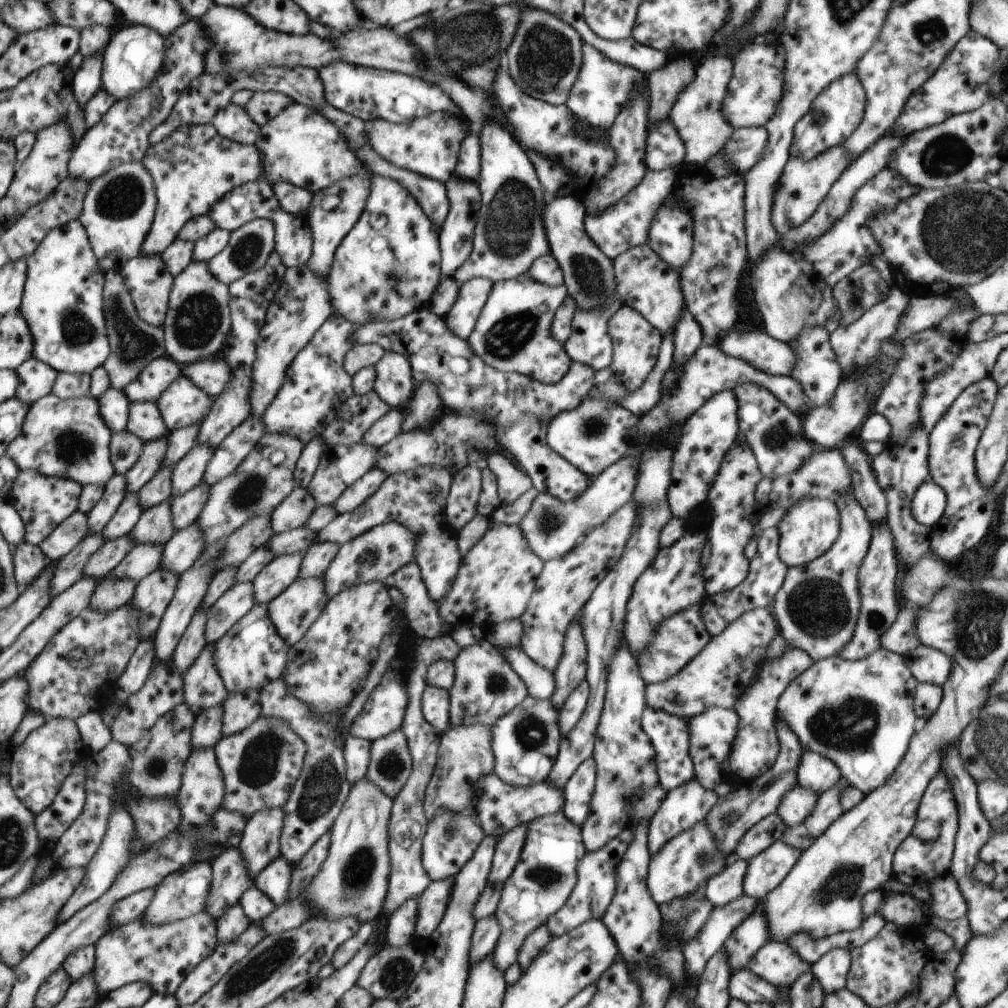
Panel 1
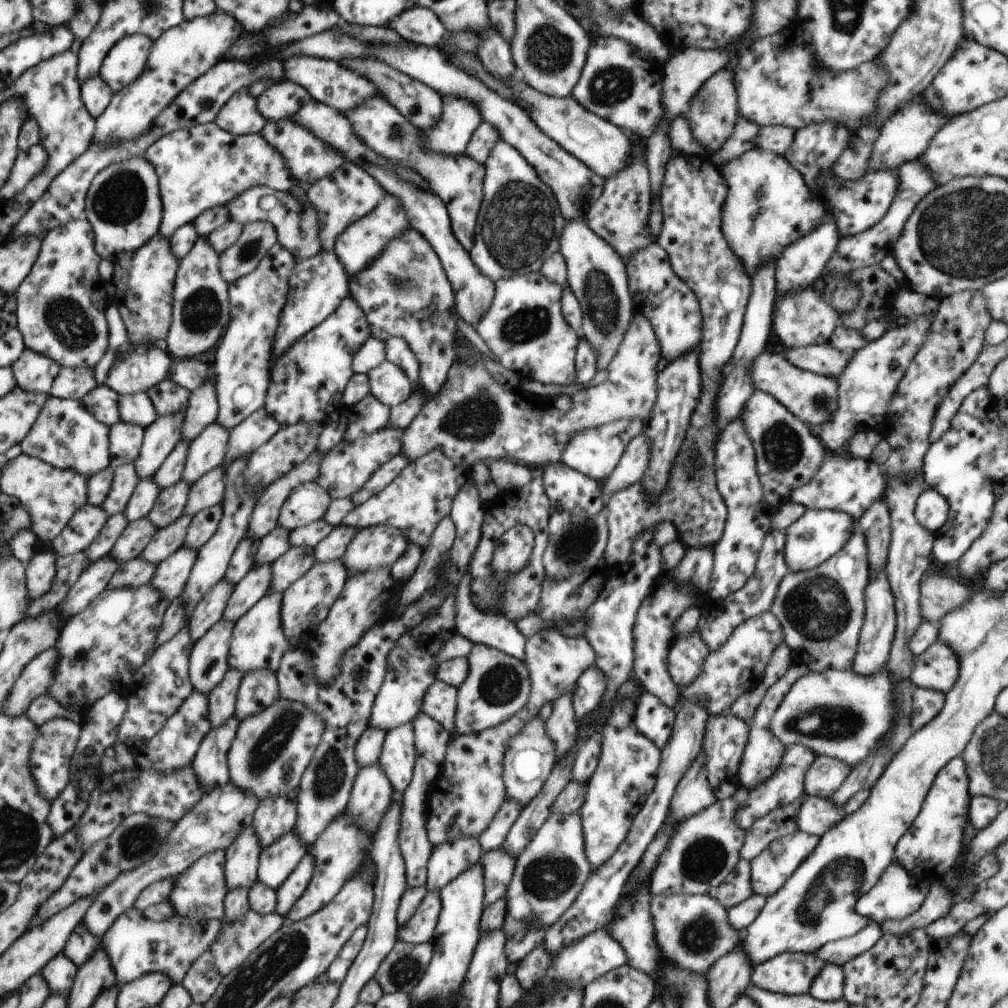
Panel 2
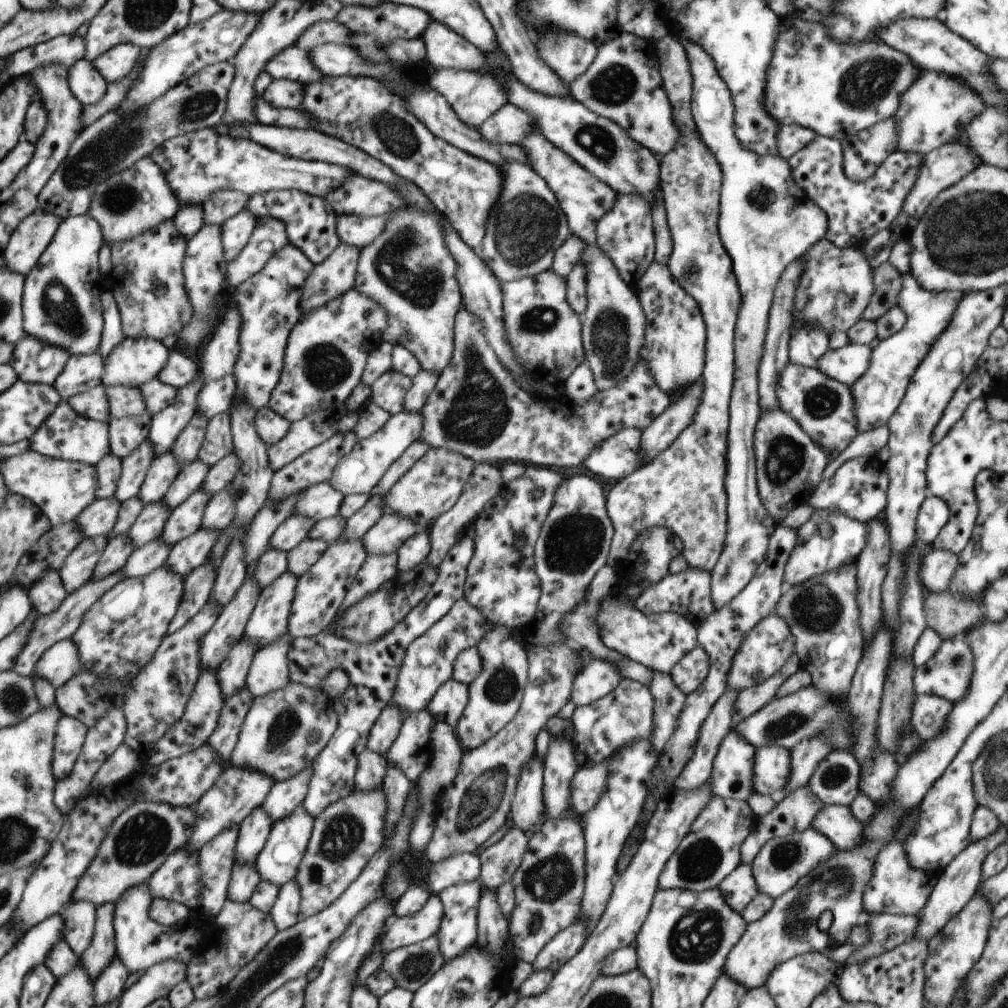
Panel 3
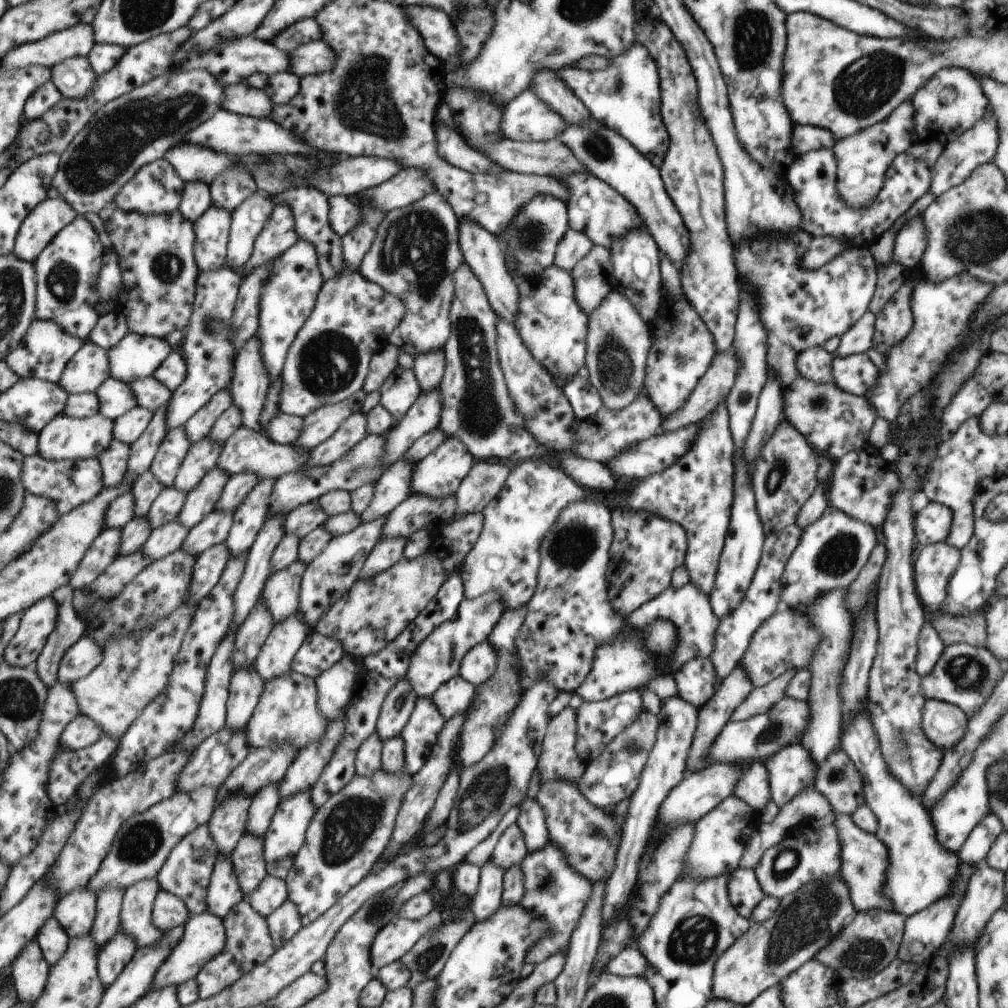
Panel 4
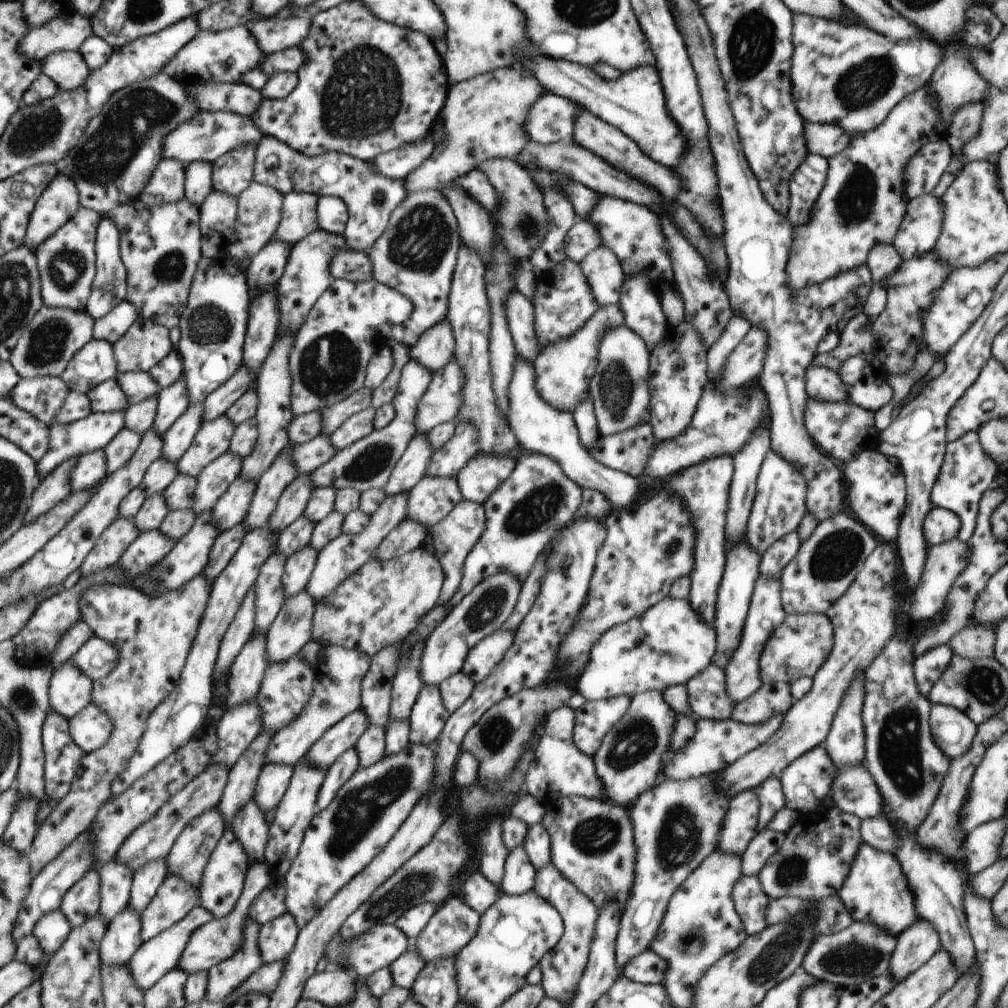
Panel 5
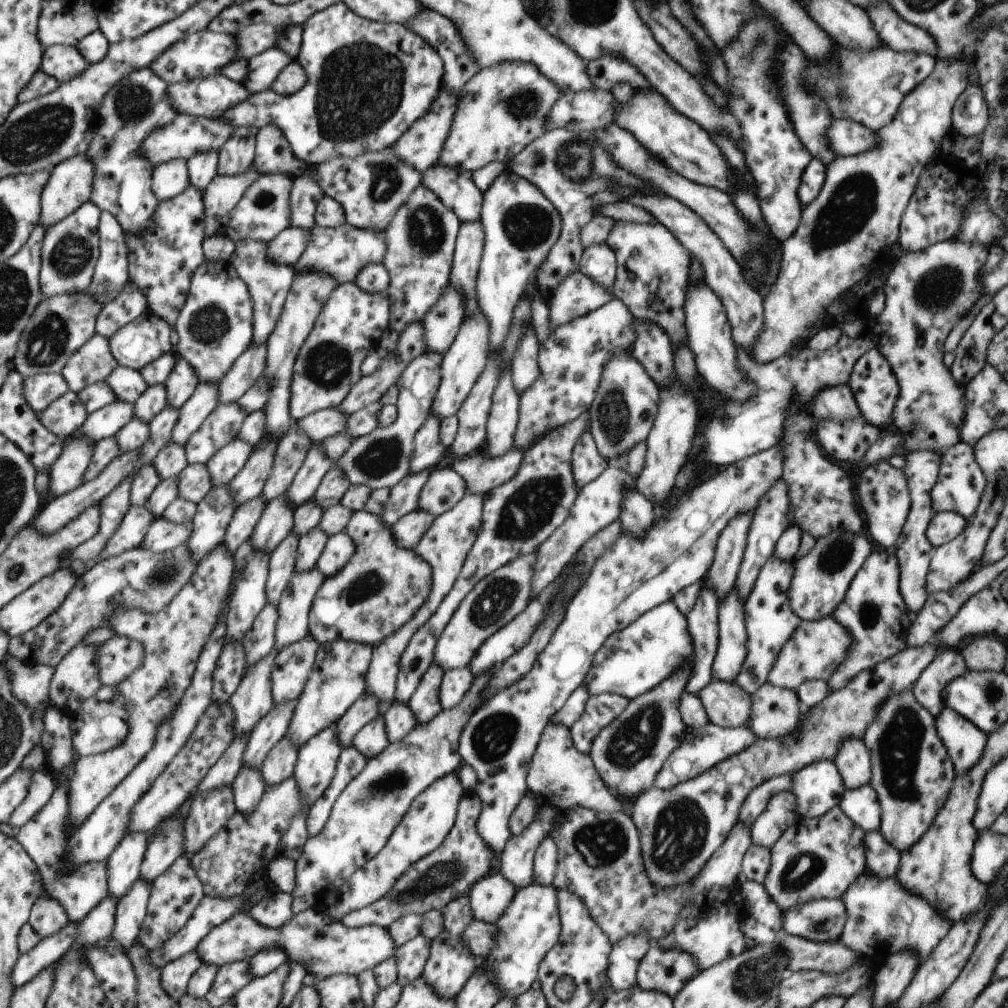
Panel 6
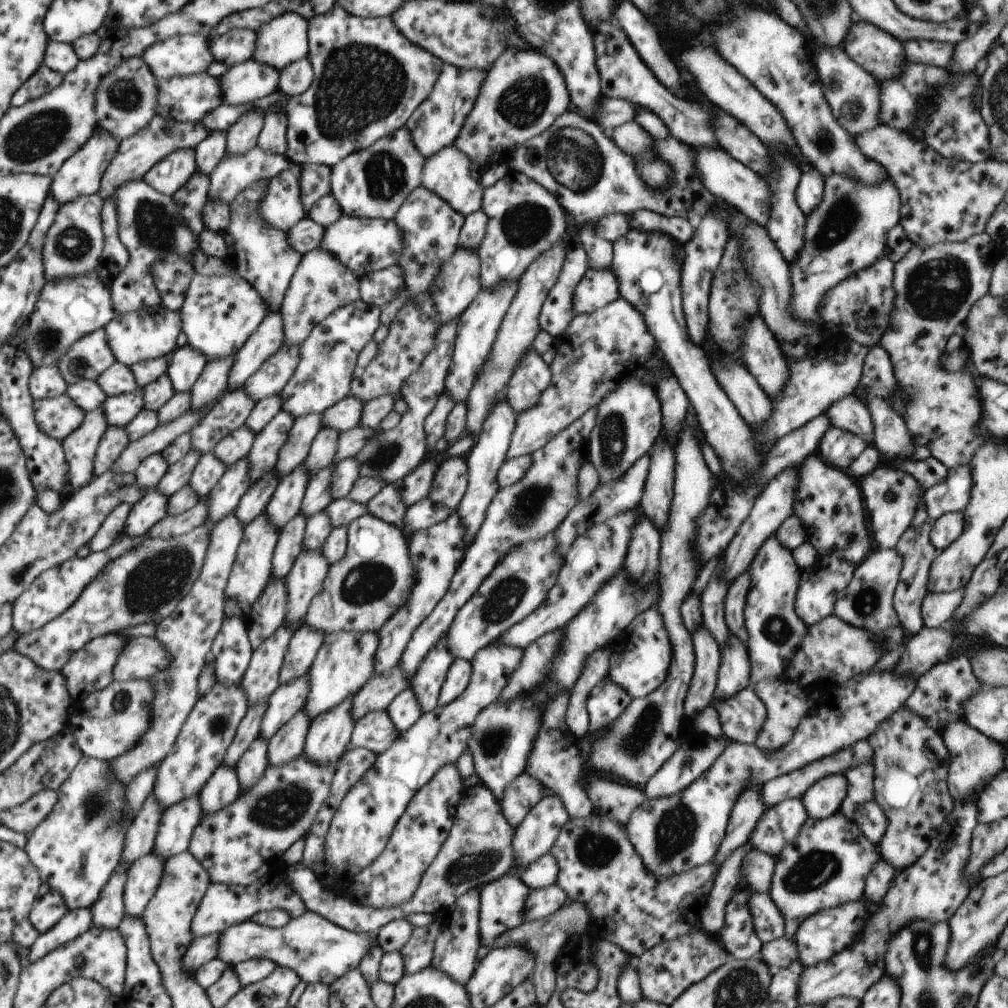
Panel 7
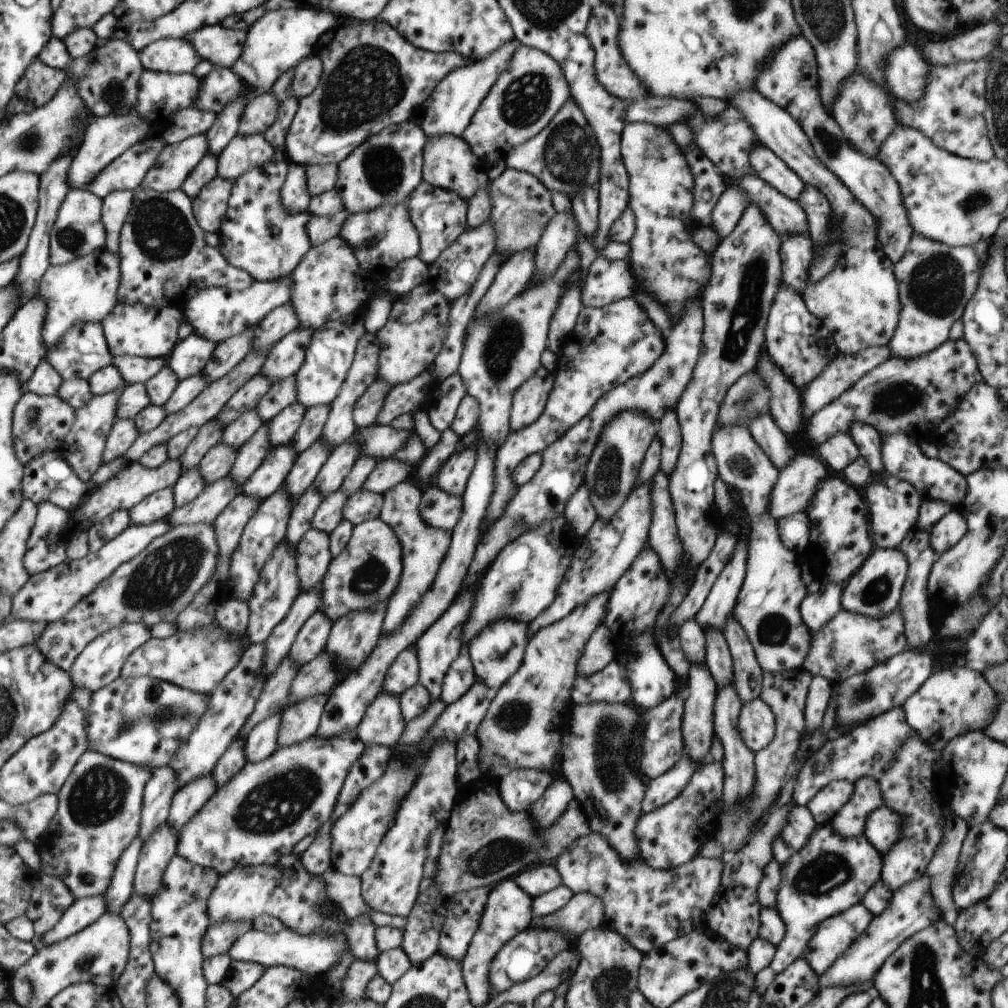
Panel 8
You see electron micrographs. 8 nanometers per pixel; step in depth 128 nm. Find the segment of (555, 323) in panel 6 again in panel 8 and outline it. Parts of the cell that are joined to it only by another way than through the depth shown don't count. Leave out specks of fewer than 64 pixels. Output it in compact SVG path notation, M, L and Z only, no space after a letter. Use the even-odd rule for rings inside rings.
M598 257L587 275L581 289L583 307L603 308L614 301L629 298L636 290L636 278L628 260L610 261Z

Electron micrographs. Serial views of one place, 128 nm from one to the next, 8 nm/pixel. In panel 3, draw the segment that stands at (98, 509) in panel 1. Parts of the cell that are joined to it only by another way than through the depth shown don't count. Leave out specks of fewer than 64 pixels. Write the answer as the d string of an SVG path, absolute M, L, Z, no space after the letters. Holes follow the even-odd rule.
M146 440L143 444L140 444L139 449L134 450L122 459L122 474L115 492L118 502L123 503L139 493L154 458L152 444L150 444L150 440Z

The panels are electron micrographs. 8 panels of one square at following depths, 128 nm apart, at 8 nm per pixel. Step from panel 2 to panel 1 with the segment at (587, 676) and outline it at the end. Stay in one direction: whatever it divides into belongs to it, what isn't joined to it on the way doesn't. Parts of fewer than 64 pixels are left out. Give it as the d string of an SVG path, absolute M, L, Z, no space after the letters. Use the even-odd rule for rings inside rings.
M586 679L576 685L574 692L568 696L566 704L557 715L557 726L562 737L566 736L584 714L590 694L590 686Z

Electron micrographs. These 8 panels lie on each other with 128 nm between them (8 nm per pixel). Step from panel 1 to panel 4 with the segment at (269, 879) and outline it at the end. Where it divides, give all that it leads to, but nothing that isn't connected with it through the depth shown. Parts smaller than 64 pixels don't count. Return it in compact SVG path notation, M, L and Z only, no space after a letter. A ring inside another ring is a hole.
M310 788L280 801L274 816L272 816L270 826L268 826L268 830L266 830L266 834L263 836L267 874L276 876L276 878L280 878L283 881L285 880L288 872L290 872L290 868L292 868L292 864L294 864L296 854L300 852L300 848L304 844L306 830L316 809L314 802L312 802L312 790Z

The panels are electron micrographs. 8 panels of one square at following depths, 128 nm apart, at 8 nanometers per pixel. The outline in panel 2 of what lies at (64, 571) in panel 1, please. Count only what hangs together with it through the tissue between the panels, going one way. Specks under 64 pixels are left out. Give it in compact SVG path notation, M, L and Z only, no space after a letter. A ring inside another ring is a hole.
M116 512L116 514L108 517L104 528L97 534L94 542L88 548L85 548L90 562L96 562L96 560L100 560L100 558L104 558L106 554L109 554L127 524L128 520L126 520L124 512Z

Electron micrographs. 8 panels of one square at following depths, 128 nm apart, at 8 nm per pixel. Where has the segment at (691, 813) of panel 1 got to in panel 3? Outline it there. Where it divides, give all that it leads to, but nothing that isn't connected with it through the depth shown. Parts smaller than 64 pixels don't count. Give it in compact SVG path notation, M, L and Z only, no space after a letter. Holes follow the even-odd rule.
M725 690L714 703L704 724L700 726L694 754L686 762L680 776L674 781L675 788L684 790L684 792L692 792L704 786L704 782L711 780L714 758L718 754L720 744L724 742L724 738L733 728L732 713L736 700L738 700L738 692Z

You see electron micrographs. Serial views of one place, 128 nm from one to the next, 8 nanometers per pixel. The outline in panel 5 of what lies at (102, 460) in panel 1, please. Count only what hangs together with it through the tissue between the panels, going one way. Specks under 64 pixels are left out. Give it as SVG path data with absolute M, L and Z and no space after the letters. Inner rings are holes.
M125 410L116 412L91 412L86 418L72 422L72 424L60 424L52 422L49 425L48 452L44 454L42 461L38 463L39 480L50 476L54 469L58 469L64 462L72 458L82 457L84 454L95 450L104 449L124 428Z

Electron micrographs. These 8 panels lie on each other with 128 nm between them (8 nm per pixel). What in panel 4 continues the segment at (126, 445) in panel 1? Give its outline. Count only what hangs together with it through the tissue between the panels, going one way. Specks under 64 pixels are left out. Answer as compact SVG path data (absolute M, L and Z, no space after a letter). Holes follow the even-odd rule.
M136 405L132 407L126 414L122 414L118 418L113 419L115 423L114 440L132 444L138 438L143 436L144 430L151 424L154 413L144 406Z

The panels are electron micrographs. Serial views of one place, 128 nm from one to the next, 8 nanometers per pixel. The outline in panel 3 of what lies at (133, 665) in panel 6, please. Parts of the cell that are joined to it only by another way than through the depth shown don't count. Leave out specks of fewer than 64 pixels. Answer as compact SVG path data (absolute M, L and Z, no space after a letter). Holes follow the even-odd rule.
M72 638L56 642L36 662L33 674L58 689L82 671L82 660Z

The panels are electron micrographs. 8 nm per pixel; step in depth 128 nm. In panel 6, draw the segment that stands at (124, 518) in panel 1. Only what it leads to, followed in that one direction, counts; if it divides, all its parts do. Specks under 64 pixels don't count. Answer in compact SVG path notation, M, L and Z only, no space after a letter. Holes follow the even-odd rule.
M218 383L198 384L192 397L179 409L179 418L171 433L171 442L185 446L203 421L217 408Z

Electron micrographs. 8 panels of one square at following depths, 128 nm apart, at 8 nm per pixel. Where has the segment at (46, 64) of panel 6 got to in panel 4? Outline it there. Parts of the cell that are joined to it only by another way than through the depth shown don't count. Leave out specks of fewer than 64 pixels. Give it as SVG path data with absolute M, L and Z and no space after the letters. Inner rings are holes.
M74 56L52 66L51 81L66 98L86 98L92 94L97 74L87 57Z

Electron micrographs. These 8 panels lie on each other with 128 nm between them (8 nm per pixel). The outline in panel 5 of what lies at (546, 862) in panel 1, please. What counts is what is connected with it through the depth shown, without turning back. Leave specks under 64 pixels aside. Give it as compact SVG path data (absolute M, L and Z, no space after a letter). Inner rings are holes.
M552 863L536 872L533 890L540 898L544 898L546 902L552 904L563 920L562 938L552 950L542 956L542 960L538 964L542 972L541 985L546 997L558 1000L562 1006L564 1004L570 1005L576 996L578 983L582 980L588 964L599 910L596 908L596 904L588 898L588 895L582 894L570 880L566 880Z

